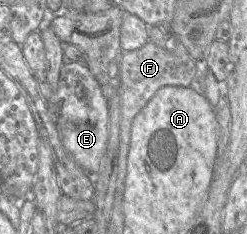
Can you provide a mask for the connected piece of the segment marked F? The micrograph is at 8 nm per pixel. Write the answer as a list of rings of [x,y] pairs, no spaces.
[[[148,41],[141,48],[124,51],[121,58],[118,91],[121,100],[121,120],[119,132],[117,194],[123,194],[127,174],[127,161],[131,140],[131,129],[134,117],[142,110],[155,93],[164,86],[190,87],[197,73],[197,62],[190,56],[182,43],[176,43],[173,50],[167,50]]]

